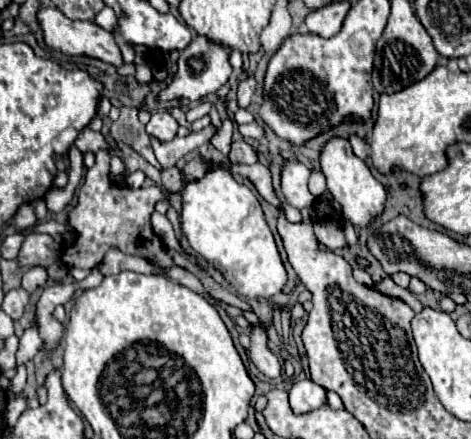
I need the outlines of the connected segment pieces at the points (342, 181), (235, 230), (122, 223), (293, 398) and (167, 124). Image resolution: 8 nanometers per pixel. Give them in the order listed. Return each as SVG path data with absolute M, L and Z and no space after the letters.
M330 138L320 152L320 168L328 182L328 192L334 196L336 202L342 206L342 214L358 228L368 228L372 218L384 210L386 190L384 186L372 176L370 168L360 160L346 138Z
M210 164L200 182L188 182L182 192L182 232L192 250L206 262L216 264L230 286L246 298L272 298L286 284L286 270L280 260L274 236L264 220L256 194L234 180L224 166Z
M102 148L96 152L96 164L86 172L86 180L78 188L78 204L68 212L68 224L74 230L72 244L66 244L62 250L62 262L68 268L86 268L92 270L100 266L104 254L112 248L134 254L148 260L156 268L172 268L174 260L168 254L168 248L160 242L158 234L152 230L150 216L156 202L166 200L160 186L150 188L128 188L110 182L110 150Z
M310 378L296 382L290 388L290 408L294 414L306 414L320 408L326 402L326 390L314 384Z
M154 112L150 122L146 124L146 132L160 142L170 142L178 132L178 122L170 112Z

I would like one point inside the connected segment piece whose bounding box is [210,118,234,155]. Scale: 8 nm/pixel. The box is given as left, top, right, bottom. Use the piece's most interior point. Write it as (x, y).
(222, 140)

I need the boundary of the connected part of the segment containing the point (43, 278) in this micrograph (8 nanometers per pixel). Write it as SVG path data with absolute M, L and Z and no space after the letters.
M42 266L30 268L22 278L22 288L26 288L28 292L34 292L36 288L42 288L46 284L48 284L48 272Z

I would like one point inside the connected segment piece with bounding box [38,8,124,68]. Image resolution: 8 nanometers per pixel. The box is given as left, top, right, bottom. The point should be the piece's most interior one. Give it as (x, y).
(61, 33)

